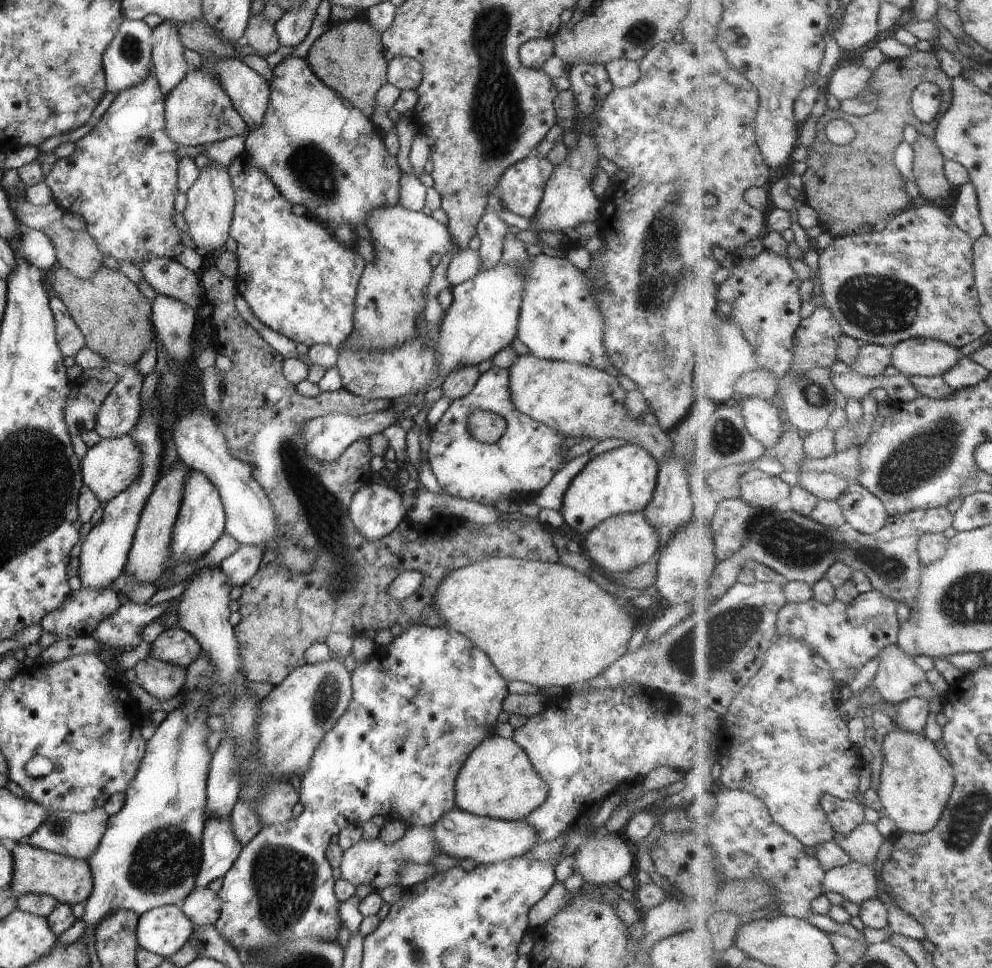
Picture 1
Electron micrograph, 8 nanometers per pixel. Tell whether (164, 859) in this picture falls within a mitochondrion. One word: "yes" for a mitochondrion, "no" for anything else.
yes

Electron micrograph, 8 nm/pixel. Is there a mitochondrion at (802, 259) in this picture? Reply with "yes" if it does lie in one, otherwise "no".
no

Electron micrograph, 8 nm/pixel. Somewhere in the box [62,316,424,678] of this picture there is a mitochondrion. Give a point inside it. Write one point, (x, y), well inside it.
(322, 512)

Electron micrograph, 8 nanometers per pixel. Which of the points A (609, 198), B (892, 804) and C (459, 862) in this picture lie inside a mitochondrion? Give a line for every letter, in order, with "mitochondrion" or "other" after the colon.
A: other
B: other
C: other

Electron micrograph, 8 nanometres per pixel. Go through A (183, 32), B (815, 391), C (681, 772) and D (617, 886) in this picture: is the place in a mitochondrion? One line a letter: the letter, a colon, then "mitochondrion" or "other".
A: other
B: mitochondrion
C: other
D: other

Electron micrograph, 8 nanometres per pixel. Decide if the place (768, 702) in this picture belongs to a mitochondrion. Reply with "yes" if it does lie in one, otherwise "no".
no

